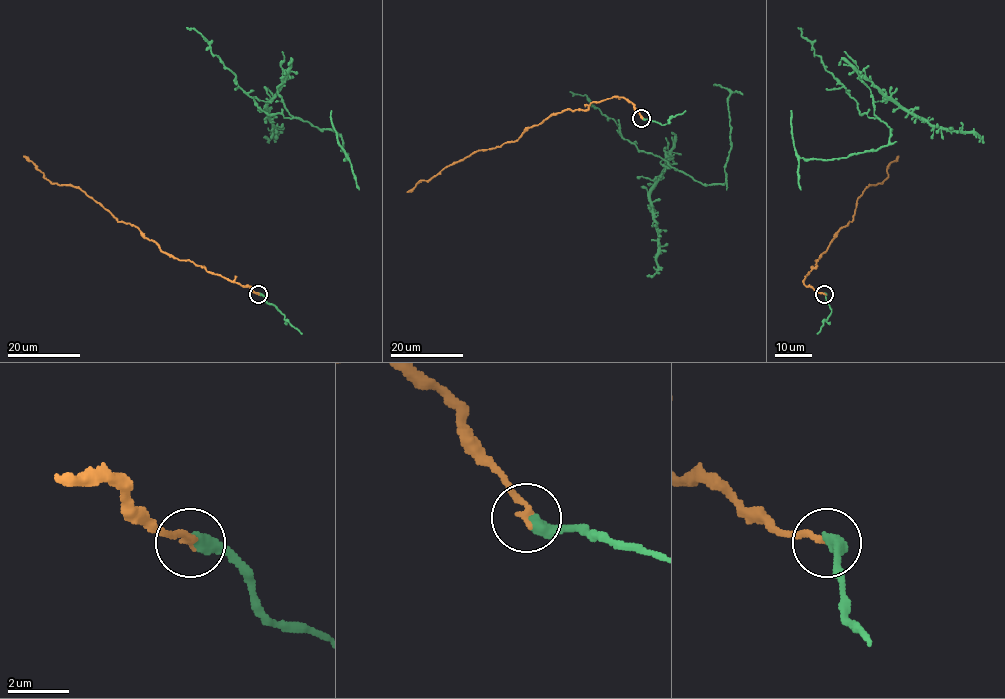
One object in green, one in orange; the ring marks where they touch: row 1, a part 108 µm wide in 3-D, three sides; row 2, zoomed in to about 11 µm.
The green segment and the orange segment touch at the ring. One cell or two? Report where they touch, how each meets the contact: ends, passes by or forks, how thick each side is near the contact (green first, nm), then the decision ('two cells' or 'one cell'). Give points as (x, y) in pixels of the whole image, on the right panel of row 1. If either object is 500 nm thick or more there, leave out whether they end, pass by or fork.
(824, 294) | green ends | orange ends | 440/240 nm | one cell

